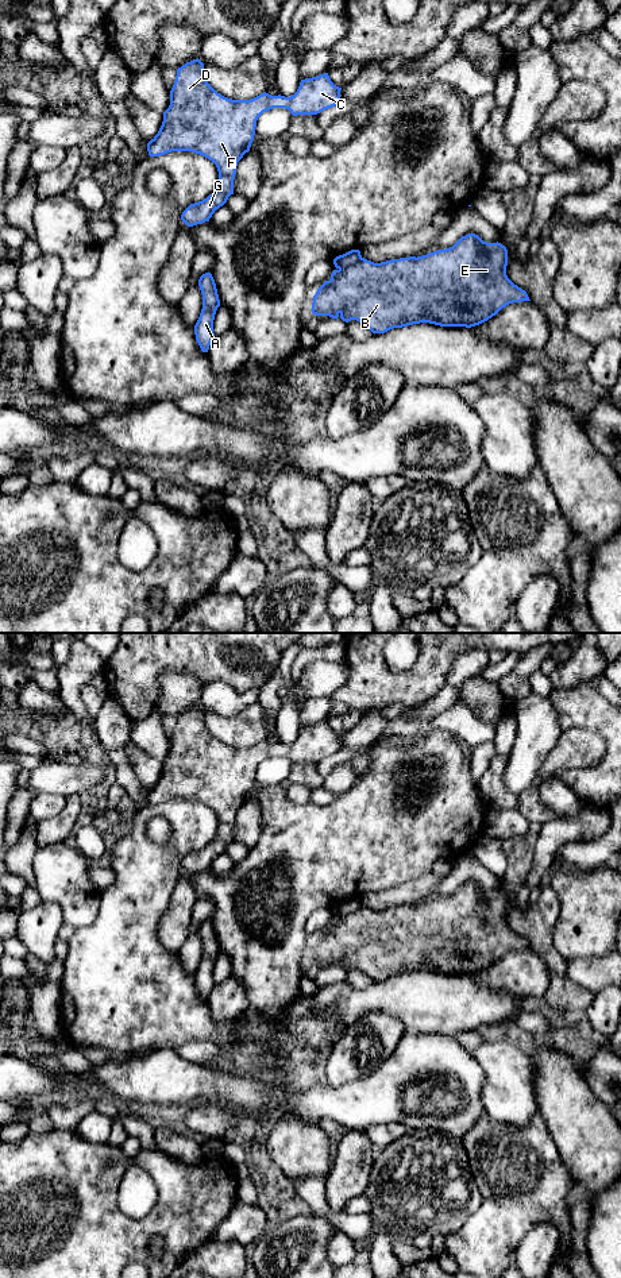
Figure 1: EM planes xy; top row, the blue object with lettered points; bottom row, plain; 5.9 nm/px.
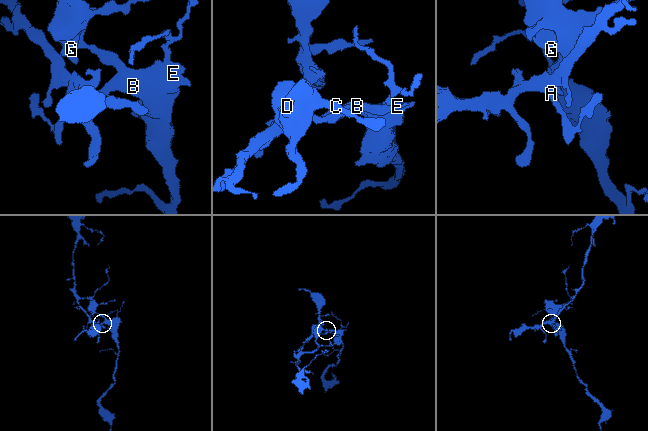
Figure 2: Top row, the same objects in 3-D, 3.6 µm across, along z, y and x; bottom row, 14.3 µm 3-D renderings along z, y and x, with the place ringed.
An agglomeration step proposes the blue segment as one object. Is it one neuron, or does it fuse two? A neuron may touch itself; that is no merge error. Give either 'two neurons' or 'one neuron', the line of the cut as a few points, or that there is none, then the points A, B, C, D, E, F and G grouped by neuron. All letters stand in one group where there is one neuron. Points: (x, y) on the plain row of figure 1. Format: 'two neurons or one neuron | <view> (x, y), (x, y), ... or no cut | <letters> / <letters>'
two neurons | xy (361, 904), (339, 918) | A C D F G / B E

